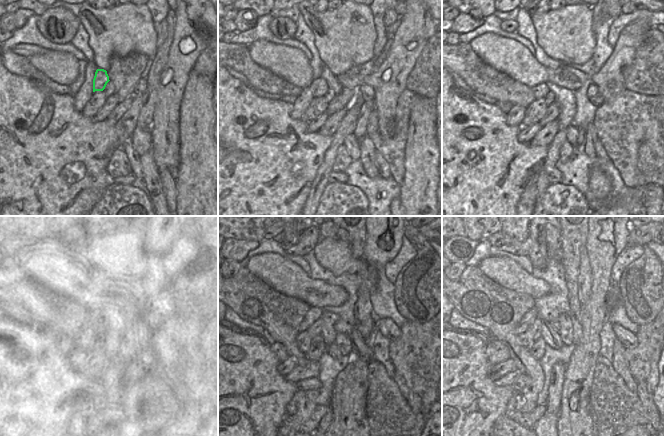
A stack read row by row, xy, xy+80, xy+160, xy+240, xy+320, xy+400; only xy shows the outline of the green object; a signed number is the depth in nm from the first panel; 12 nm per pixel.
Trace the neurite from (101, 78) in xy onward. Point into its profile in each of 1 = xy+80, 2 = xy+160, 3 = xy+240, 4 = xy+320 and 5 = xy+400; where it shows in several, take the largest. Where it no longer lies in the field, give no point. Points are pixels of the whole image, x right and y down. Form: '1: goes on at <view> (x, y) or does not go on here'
1: goes on at xy+80 (318, 87)
2: goes on at xy+160 (541, 90)
3: goes on at xy+240 (93, 314)
4: goes on at xy+320 (314, 313)
5: goes on at xy+400 (528, 319)

